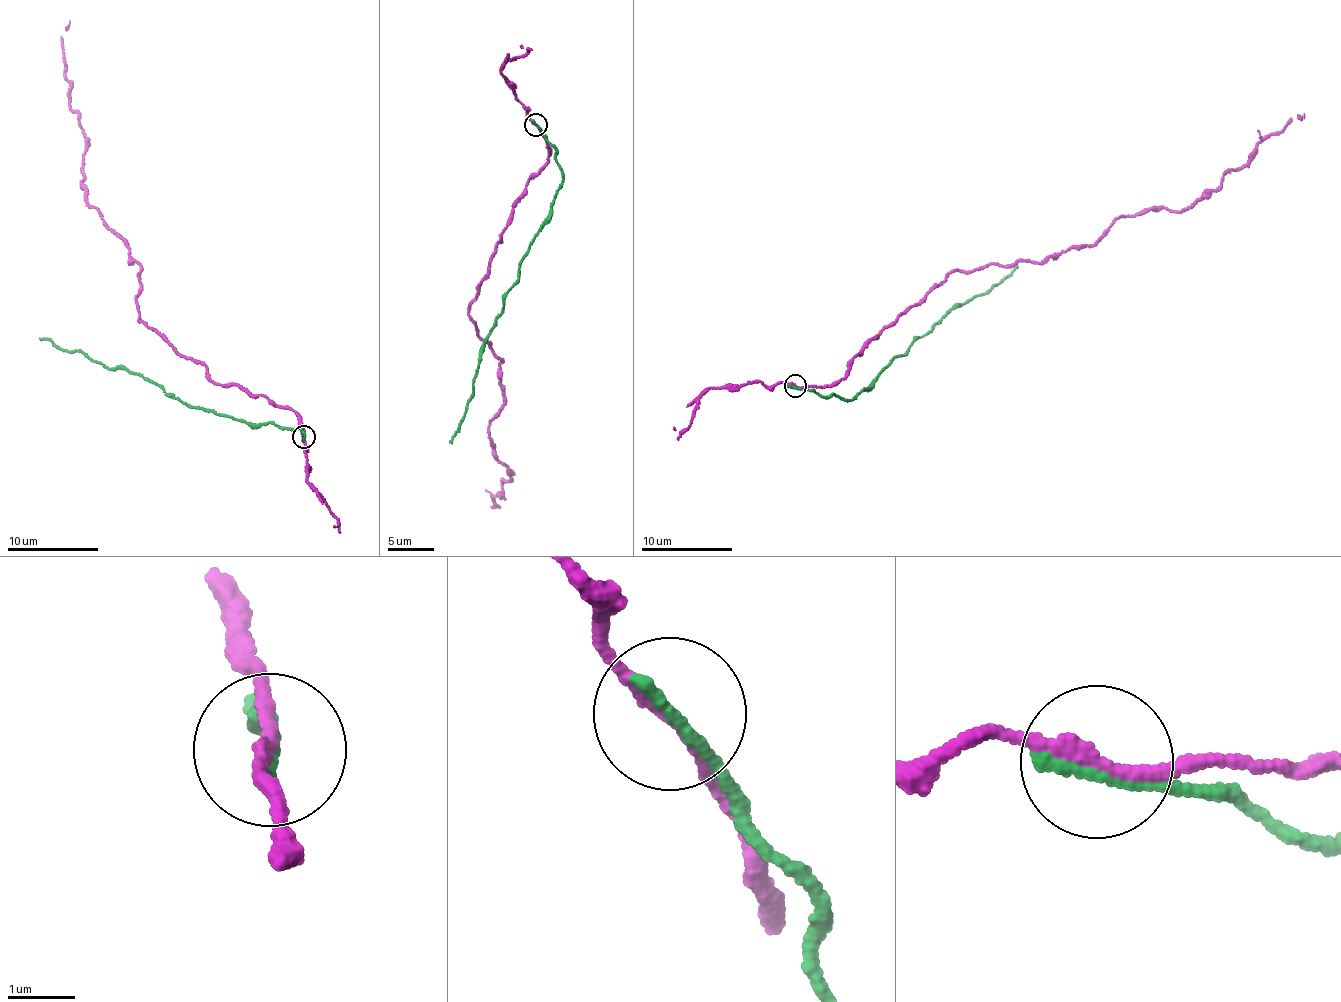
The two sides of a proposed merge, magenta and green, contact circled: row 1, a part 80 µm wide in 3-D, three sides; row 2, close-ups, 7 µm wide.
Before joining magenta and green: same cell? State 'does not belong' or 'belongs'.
does not belong

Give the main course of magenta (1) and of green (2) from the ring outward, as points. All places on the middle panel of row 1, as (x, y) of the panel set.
1: (536, 125), (548, 164), (468, 305), (501, 361), (490, 445), (512, 473), (497, 505)
2: (537, 126), (555, 148), (562, 186), (551, 215), (507, 292), (502, 314), (477, 365), (471, 400), (449, 443)

